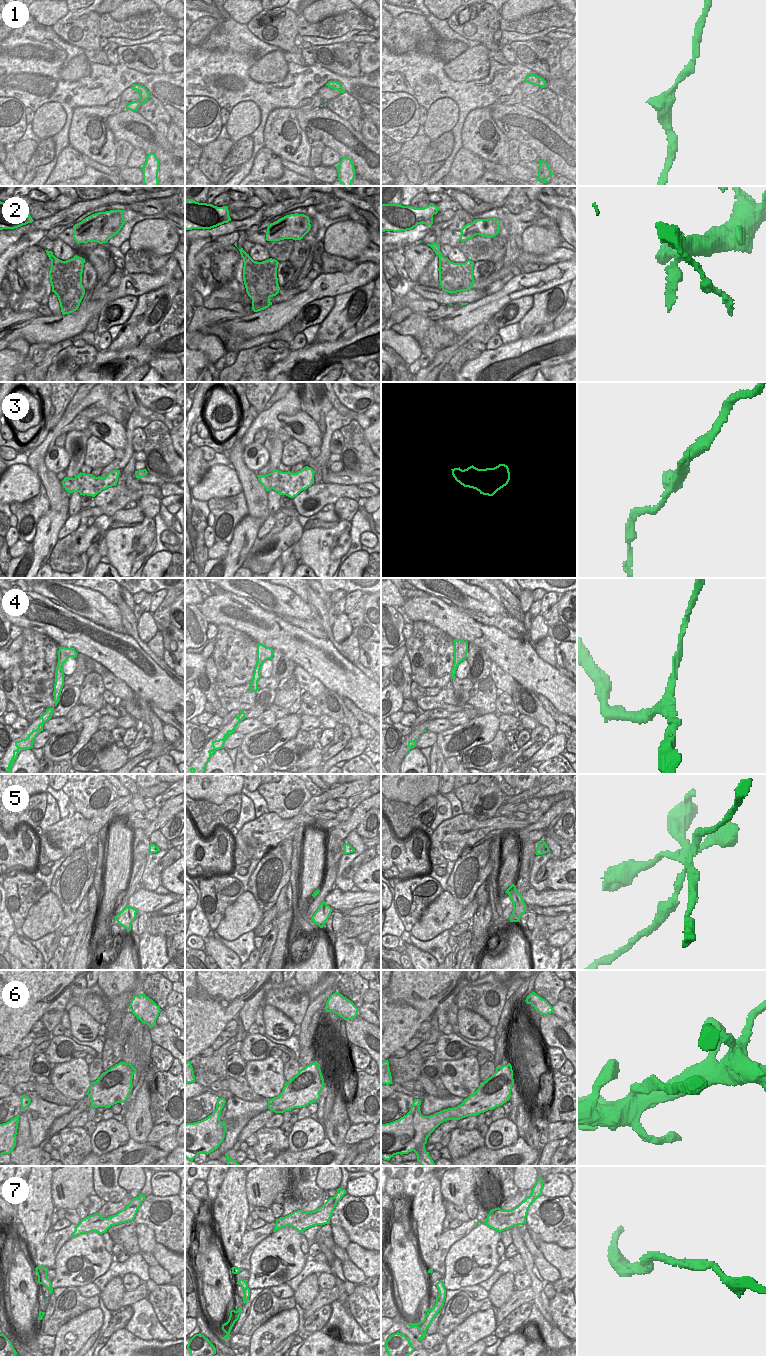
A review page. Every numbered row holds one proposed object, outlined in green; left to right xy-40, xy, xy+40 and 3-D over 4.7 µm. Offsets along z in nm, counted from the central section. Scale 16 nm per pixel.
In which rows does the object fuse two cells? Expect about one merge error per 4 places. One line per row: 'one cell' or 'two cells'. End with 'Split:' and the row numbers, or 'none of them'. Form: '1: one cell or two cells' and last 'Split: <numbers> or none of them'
1: one cell
2: one cell
3: two cells
4: one cell
5: two cells
6: one cell
7: one cell
Split: 3, 5

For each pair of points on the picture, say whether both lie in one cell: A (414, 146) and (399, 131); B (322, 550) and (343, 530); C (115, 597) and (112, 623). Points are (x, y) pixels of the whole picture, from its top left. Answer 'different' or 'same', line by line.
A: different
B: same
C: different

